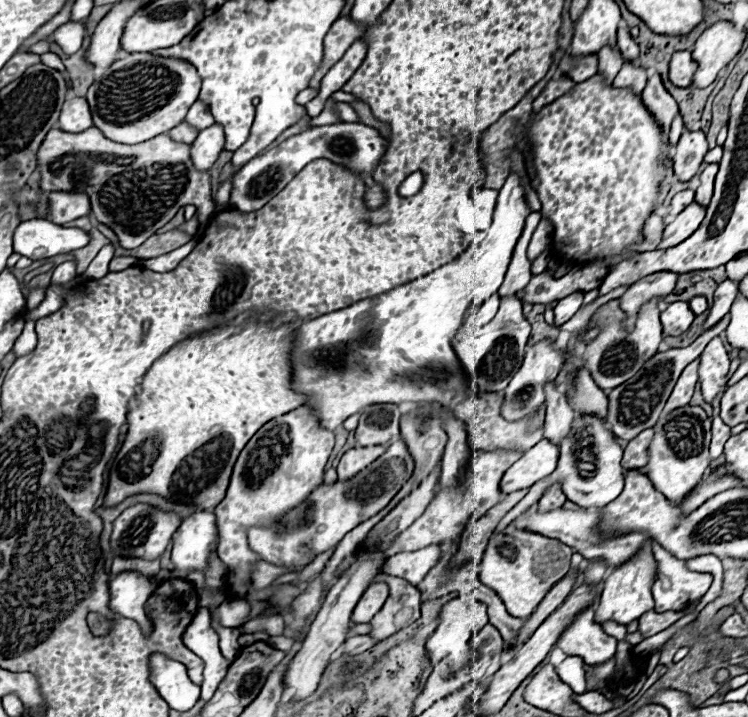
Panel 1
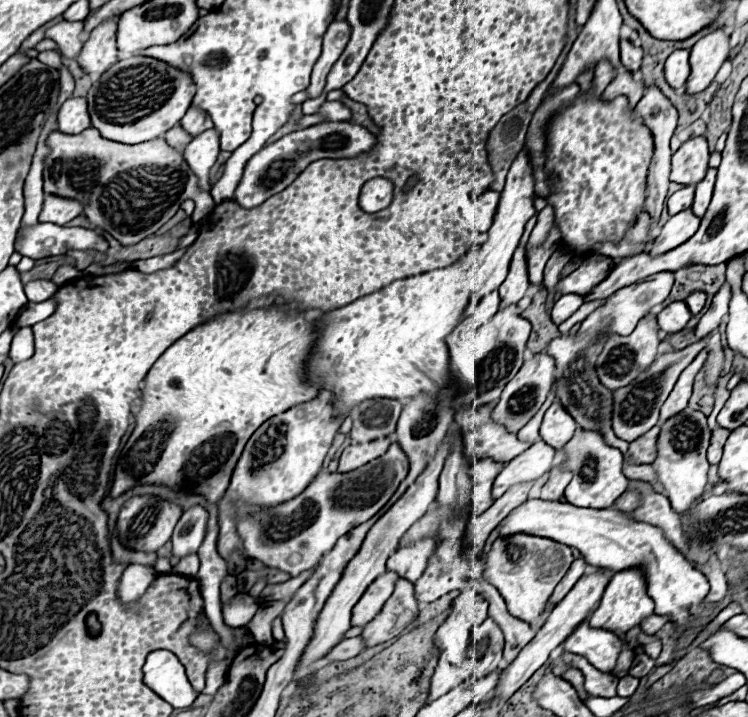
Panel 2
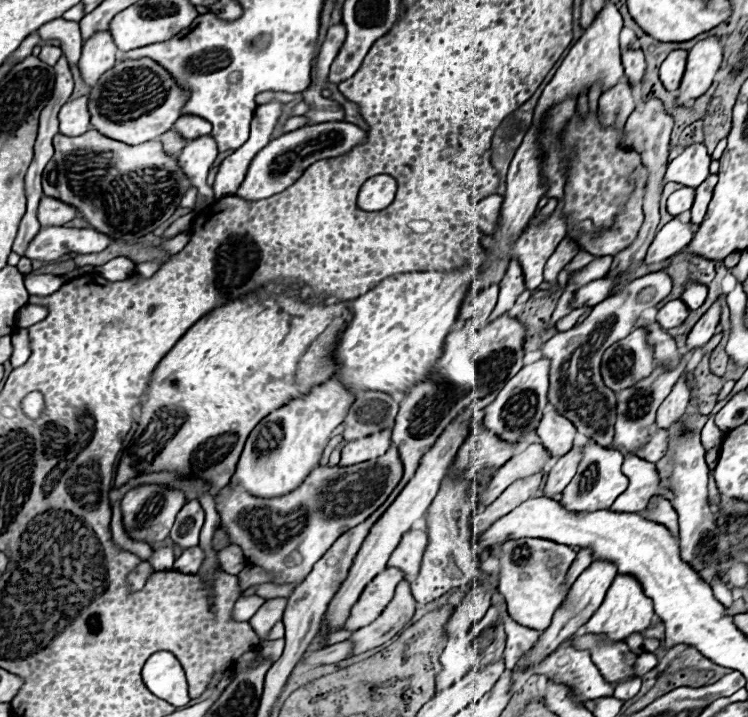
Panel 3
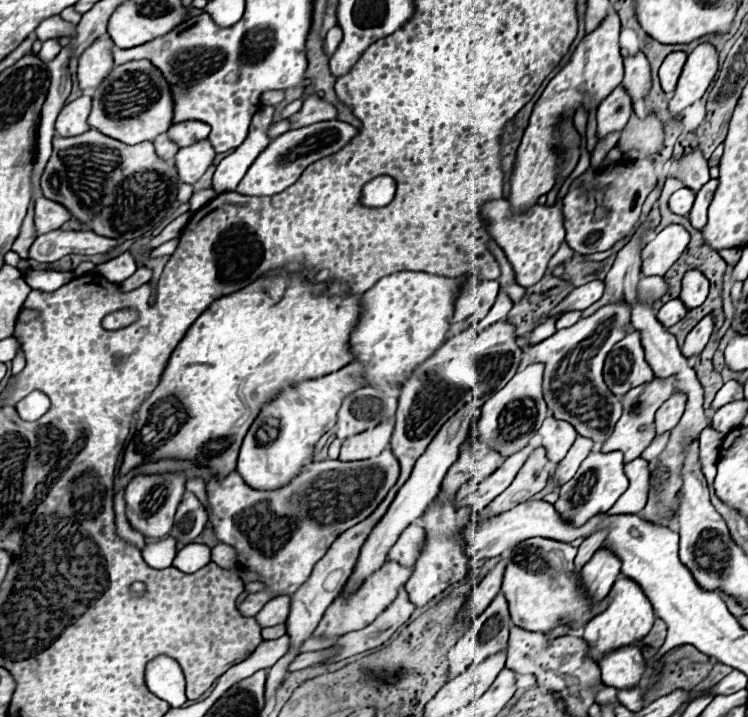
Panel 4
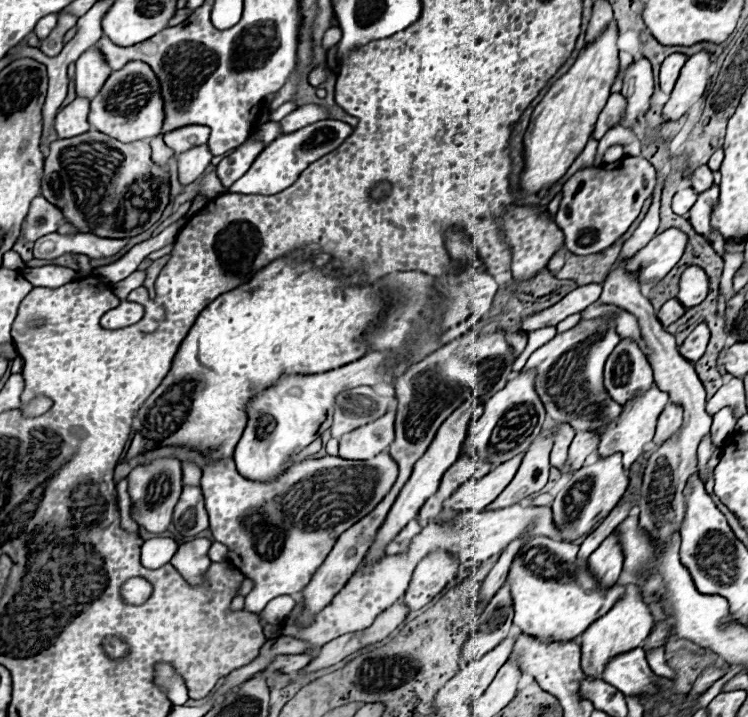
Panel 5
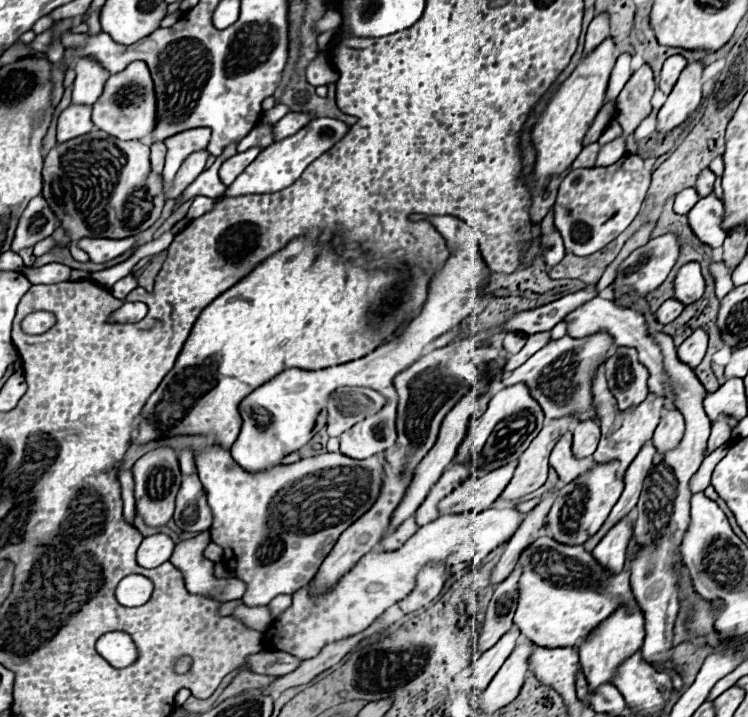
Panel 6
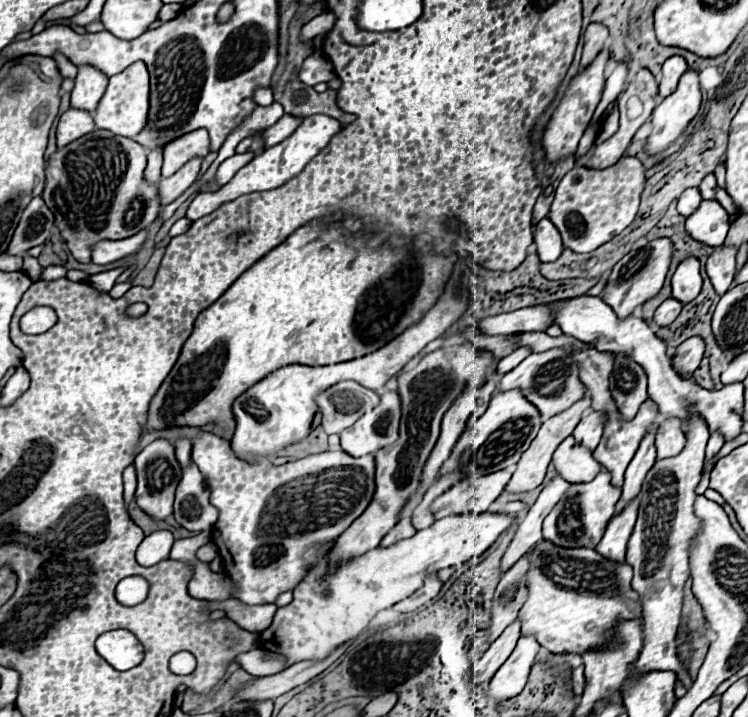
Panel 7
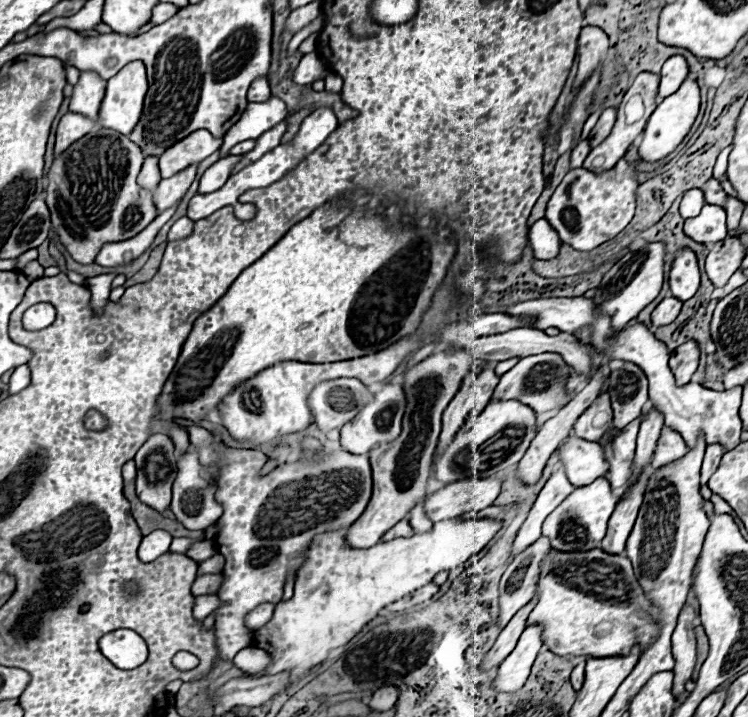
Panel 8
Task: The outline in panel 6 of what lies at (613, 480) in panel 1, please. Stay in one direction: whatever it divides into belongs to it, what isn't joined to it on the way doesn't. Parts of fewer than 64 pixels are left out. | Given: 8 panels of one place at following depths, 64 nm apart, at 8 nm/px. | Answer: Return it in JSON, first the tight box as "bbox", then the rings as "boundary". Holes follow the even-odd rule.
{"bbox":[546,460,624,544],"boundary":[[[616,460],[608,464],[596,464],[588,474],[578,476],[558,492],[558,498],[554,500],[552,510],[546,516],[546,526],[552,532],[554,540],[562,544],[584,544],[598,532],[624,490],[624,480],[616,476],[616,468]]]}

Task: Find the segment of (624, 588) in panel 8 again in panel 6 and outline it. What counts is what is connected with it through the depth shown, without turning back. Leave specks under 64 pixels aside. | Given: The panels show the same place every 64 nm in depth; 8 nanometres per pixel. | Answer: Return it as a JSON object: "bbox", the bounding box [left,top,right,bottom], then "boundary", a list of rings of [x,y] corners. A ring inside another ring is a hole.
{"bbox":[514,536,636,648],"boundary":[[[542,536],[520,554],[516,568],[522,568],[522,576],[518,580],[514,624],[520,628],[522,636],[534,640],[538,646],[578,648],[580,642],[616,608],[636,608],[628,582],[630,572],[610,576],[582,546],[568,546]]]}

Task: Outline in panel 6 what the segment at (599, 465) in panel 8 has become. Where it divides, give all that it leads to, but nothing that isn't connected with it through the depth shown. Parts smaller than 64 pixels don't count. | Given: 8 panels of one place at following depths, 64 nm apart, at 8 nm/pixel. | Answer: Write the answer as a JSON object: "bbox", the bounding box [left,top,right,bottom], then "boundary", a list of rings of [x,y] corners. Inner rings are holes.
{"bbox":[550,432,594,482],"boundary":[[[566,432],[558,444],[554,446],[552,454],[550,454],[550,466],[558,472],[558,476],[564,482],[572,482],[576,476],[588,472],[594,462],[590,462],[588,458],[584,460],[576,460],[572,454],[572,432]]]}

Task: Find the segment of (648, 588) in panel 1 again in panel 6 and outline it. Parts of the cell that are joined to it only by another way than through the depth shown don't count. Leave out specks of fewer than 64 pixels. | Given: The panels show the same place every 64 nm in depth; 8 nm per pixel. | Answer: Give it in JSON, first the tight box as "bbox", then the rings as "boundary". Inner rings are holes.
{"bbox":[578,608,646,692],"boundary":[[[618,608],[616,612],[612,612],[612,616],[608,620],[598,624],[592,630],[590,636],[584,638],[578,652],[580,652],[582,672],[584,672],[584,676],[588,678],[588,684],[590,684],[590,692],[596,690],[600,684],[610,682],[620,660],[626,660],[628,656],[632,656],[636,650],[642,648],[642,642],[644,642],[644,636],[646,636],[644,626],[646,626],[646,620],[644,620],[644,614],[642,614],[640,608],[636,608],[632,614],[628,614],[626,608]]]}

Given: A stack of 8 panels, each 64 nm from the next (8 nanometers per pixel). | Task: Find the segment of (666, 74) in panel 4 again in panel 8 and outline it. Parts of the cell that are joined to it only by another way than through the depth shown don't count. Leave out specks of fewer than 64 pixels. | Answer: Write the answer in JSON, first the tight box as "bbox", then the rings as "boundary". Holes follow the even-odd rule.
{"bbox":[660,56,688,98],"boundary":[[[670,56],[660,72],[660,98],[670,96],[672,92],[676,92],[676,88],[680,88],[682,80],[688,76],[688,64],[684,56]]]}

